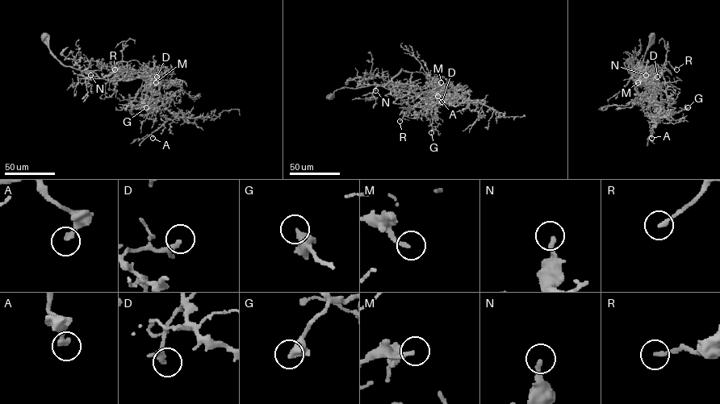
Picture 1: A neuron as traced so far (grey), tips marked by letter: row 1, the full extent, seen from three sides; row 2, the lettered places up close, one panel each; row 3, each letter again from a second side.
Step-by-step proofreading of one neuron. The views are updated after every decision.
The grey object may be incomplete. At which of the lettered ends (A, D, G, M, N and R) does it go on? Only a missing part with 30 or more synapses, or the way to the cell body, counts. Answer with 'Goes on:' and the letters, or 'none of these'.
Goes on: D

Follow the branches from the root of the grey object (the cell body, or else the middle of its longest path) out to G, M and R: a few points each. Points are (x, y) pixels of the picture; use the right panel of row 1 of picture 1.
G: (653, 35), (640, 71), (646, 80), (655, 76), (652, 84), (655, 93), (655, 109), (667, 118), (688, 107)
M: (653, 35), (640, 71), (646, 80), (655, 76), (641, 76), (638, 82)
R: (653, 35), (643, 60), (641, 76), (649, 80), (666, 61), (676, 69)

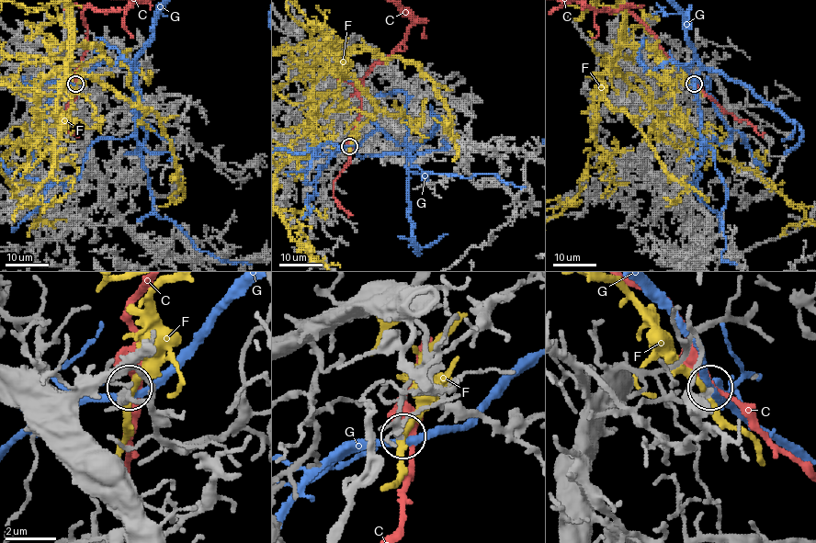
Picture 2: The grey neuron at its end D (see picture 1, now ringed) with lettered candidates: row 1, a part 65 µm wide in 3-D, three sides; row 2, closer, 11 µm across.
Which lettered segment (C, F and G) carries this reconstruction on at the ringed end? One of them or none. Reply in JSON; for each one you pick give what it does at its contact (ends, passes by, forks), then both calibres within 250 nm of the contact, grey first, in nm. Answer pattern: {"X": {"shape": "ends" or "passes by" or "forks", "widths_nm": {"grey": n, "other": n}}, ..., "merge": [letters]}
{"merge": []}

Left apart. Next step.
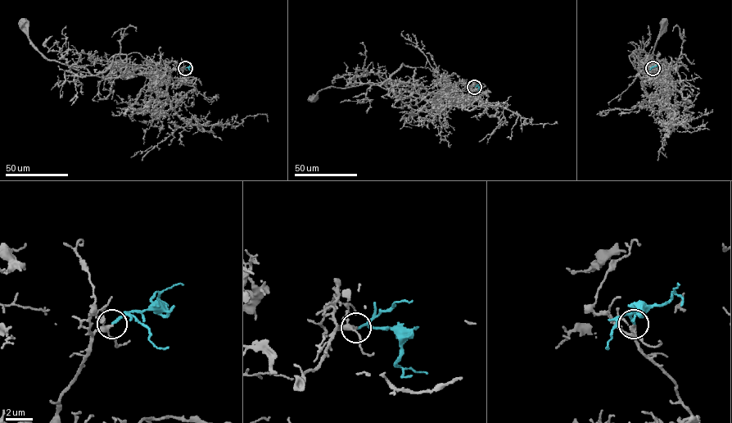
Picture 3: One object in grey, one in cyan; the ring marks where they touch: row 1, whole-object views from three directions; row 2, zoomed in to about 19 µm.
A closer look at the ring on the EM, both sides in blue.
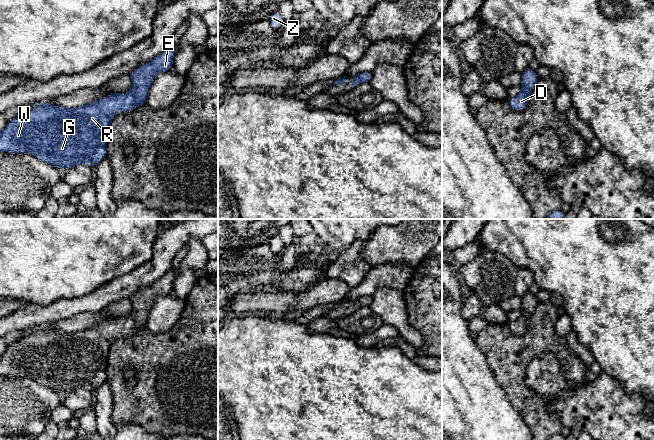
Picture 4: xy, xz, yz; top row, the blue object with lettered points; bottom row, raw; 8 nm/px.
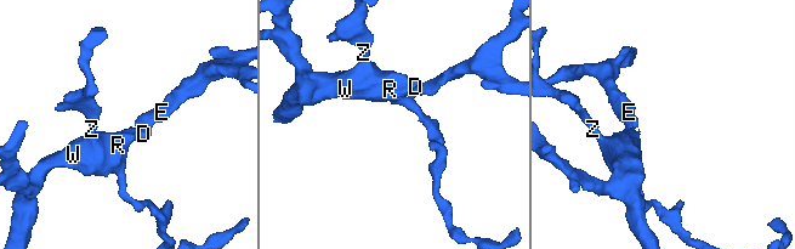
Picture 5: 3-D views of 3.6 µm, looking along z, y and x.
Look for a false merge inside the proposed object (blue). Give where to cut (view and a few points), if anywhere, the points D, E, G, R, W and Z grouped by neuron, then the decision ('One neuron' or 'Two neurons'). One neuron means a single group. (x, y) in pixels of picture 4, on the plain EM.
No split. Groups: D E G R W Z. One neuron

